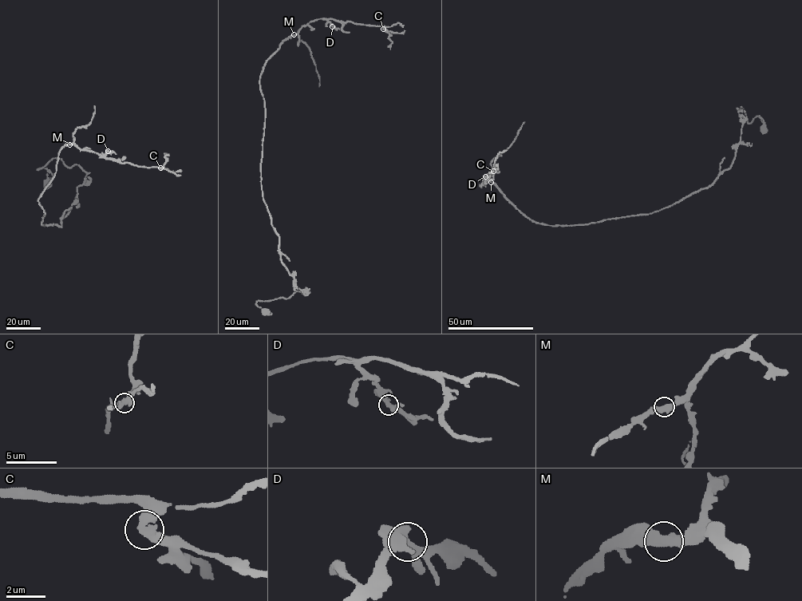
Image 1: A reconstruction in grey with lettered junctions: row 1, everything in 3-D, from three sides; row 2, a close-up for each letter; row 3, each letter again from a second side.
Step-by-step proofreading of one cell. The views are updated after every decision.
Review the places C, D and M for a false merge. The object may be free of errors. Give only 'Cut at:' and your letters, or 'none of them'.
Cut at: none of them

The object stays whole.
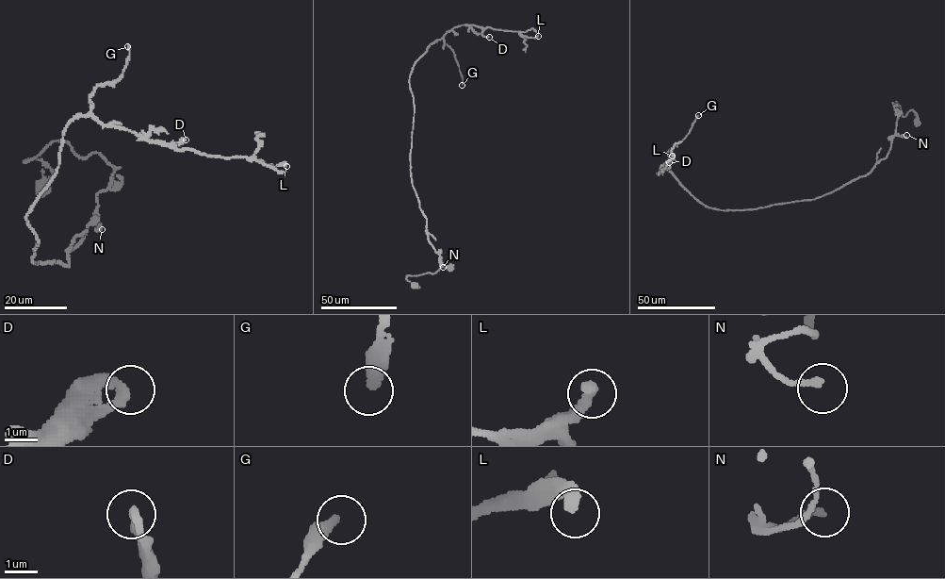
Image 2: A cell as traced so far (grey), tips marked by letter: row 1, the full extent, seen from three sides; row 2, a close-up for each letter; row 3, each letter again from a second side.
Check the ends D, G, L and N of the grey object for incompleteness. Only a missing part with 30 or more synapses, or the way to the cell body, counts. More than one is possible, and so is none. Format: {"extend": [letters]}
{"extend": ["G"]}

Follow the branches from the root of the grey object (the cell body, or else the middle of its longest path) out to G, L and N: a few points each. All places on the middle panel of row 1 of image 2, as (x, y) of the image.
G: (414, 285), (406, 276), (451, 267), (429, 240), (412, 183), (409, 76), (442, 39), (462, 85)
L: (414, 285), (406, 276), (451, 267), (429, 240), (412, 183), (412, 68), (461, 25), (538, 36)
N: (414, 285), (418, 288), (406, 276), (449, 270), (439, 257), (443, 267)

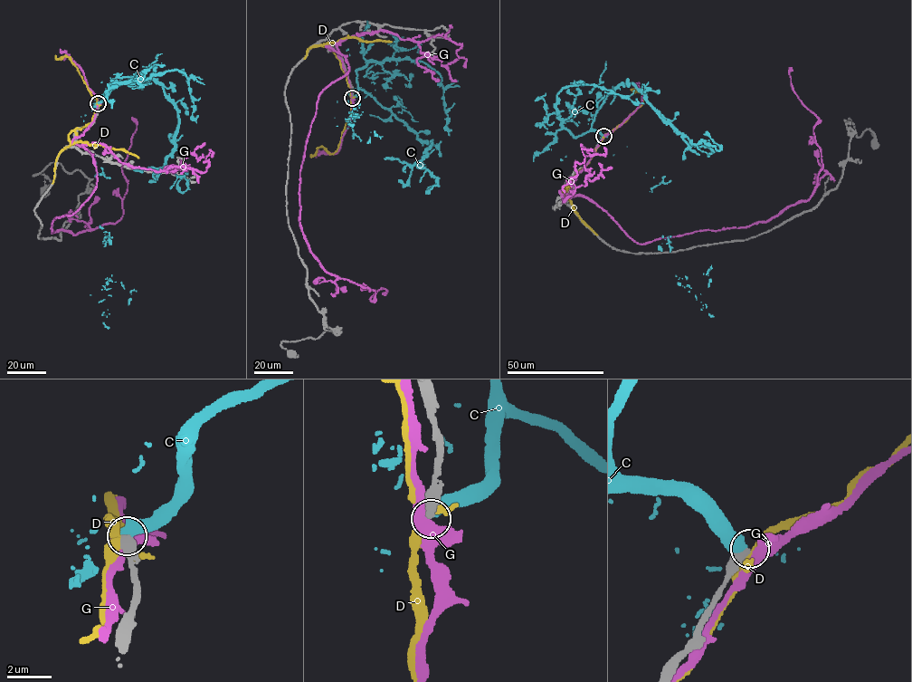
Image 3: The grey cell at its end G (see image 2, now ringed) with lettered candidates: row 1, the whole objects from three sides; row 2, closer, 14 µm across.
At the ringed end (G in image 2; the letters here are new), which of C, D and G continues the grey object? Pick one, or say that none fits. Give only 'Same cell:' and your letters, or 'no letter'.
Same cell: no letter

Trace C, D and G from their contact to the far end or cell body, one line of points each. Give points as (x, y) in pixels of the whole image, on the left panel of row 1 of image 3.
C: (98, 103), (152, 79), (178, 119), (161, 168), (95, 176), (109, 234), (99, 302), (109, 314), (131, 298)
D: (98, 104), (92, 121), (68, 135), (71, 144), (81, 141), (102, 144), (125, 149), (138, 158)
G: (98, 104), (72, 142), (91, 155), (96, 187), (77, 211), (54, 217), (52, 234), (120, 219), (132, 117)

